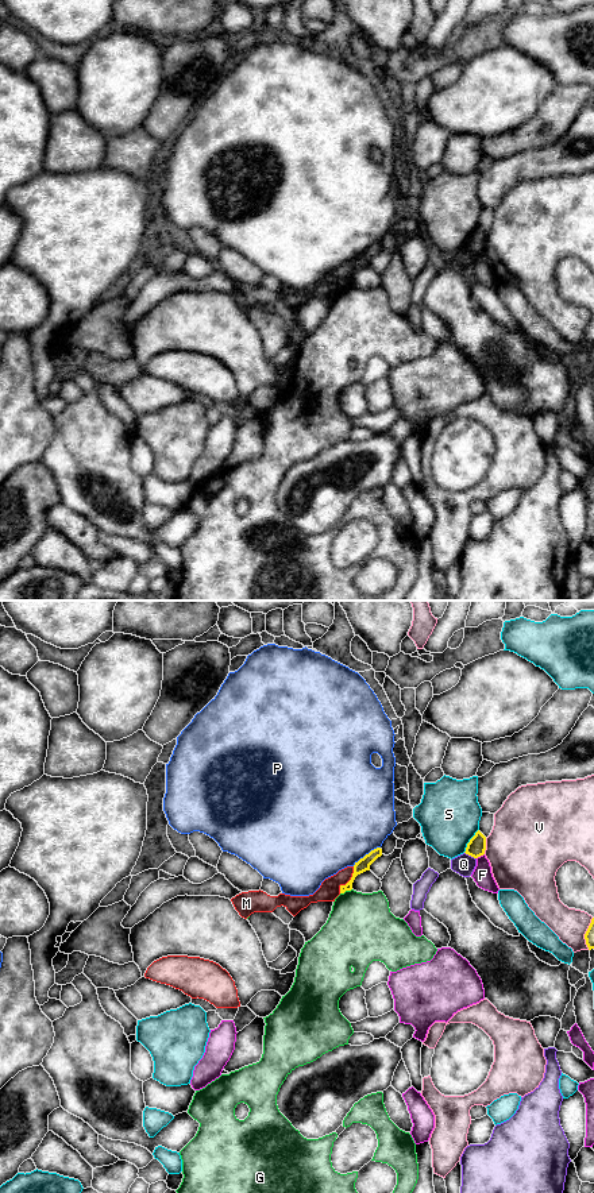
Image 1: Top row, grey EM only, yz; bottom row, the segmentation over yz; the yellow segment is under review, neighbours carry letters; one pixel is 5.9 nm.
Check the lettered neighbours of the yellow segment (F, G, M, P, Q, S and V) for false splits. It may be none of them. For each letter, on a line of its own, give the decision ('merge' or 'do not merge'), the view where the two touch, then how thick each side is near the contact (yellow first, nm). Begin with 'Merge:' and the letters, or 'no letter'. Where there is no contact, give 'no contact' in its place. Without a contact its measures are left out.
Merge: no letter
F: do not merge | yz | 110/120 nm
G: do not merge | yz | 80/400 nm
M: do not merge | yz | 80/120 nm
P: do not merge | yz | 80/500 nm
Q: do not merge | yz | 110/120 nm
S: do not merge | yz | 110/360 nm
V: do not merge | yz | 110/460 nm

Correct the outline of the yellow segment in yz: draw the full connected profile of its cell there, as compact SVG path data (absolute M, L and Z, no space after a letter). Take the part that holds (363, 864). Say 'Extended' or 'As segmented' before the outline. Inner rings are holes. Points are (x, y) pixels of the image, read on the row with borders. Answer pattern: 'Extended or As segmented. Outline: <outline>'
As segmented. Outline: M377 848L371 850L369 854L366 854L363 858L360 858L358 862L355 862L352 877L346 885L340 885L340 893L351 891L355 877L366 870L370 870L370 865L381 856L382 856L382 849Z

